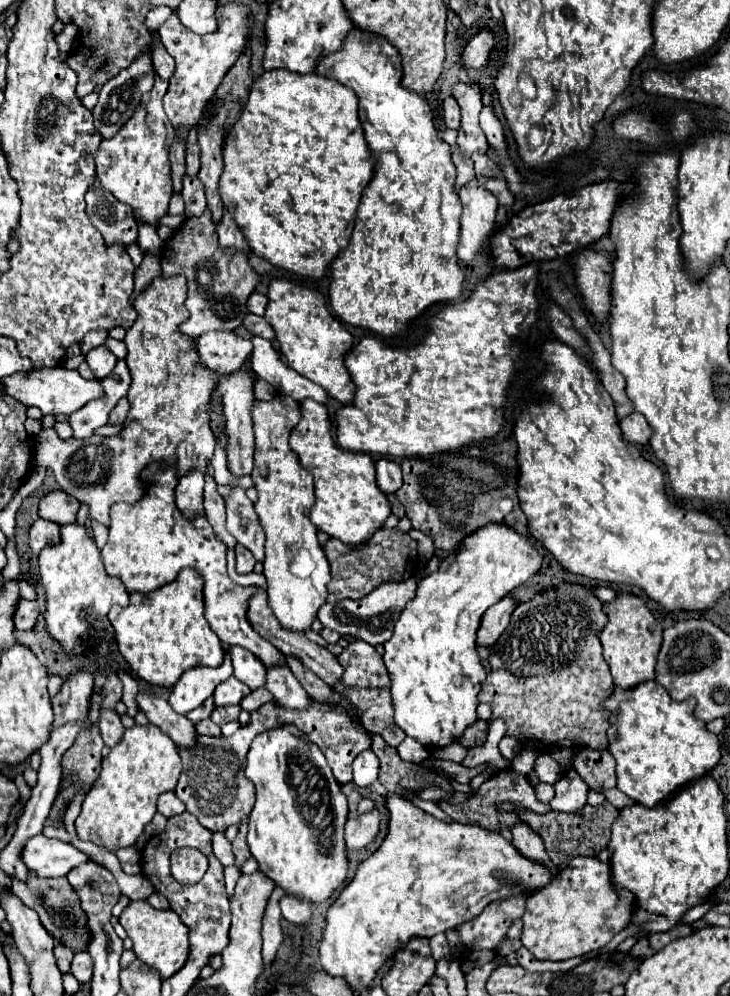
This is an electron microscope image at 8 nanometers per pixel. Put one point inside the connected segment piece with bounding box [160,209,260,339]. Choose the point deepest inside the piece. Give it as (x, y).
(219, 284)

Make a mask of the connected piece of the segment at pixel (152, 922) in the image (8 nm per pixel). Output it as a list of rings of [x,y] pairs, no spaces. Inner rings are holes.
[[[130,901],[130,905],[120,915],[120,923],[126,929],[126,935],[132,939],[132,951],[140,961],[150,965],[160,973],[162,979],[172,977],[184,967],[190,955],[188,929],[182,925],[180,917],[172,909],[154,909],[148,901]]]

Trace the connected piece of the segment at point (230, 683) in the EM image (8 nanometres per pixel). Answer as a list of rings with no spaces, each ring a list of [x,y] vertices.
[[[230,677],[222,685],[218,685],[218,689],[214,691],[214,703],[216,703],[216,707],[238,705],[248,693],[250,693],[250,689],[246,683],[238,681],[236,677]]]

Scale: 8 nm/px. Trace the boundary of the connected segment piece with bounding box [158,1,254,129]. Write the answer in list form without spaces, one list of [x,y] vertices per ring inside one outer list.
[[[234,1],[226,3],[216,9],[216,19],[218,19],[218,31],[208,35],[196,35],[190,29],[186,29],[176,13],[172,13],[168,21],[158,29],[158,35],[166,51],[176,59],[176,71],[168,81],[170,83],[168,93],[164,95],[164,111],[174,129],[190,127],[202,117],[204,105],[218,89],[224,75],[232,69],[242,51],[250,45],[252,23],[254,23],[250,7]]]

